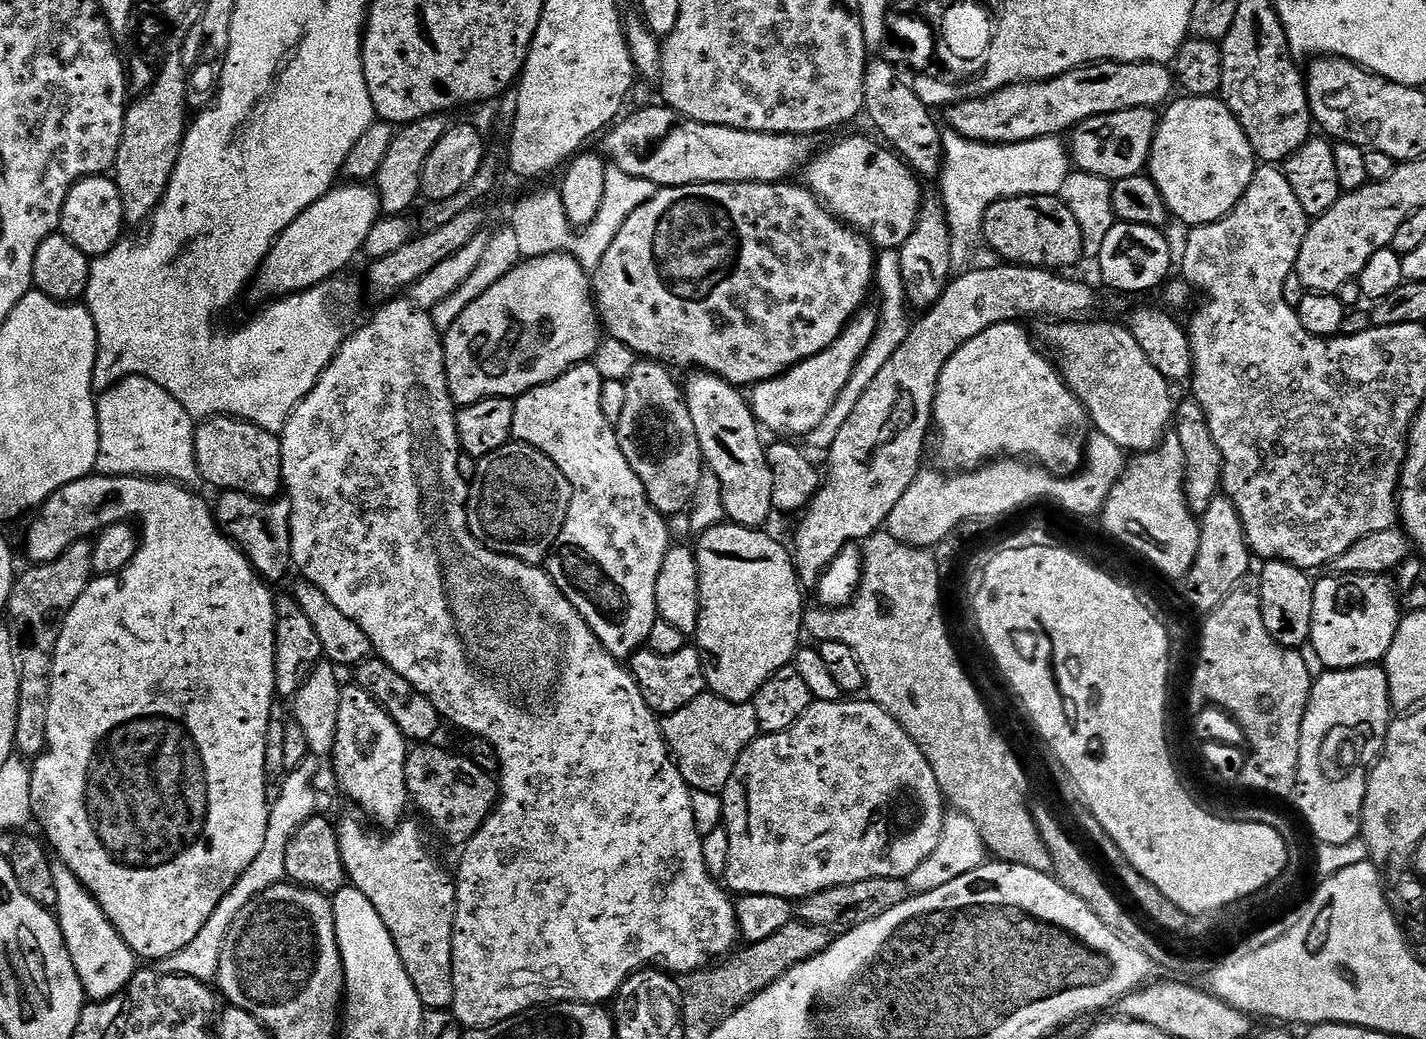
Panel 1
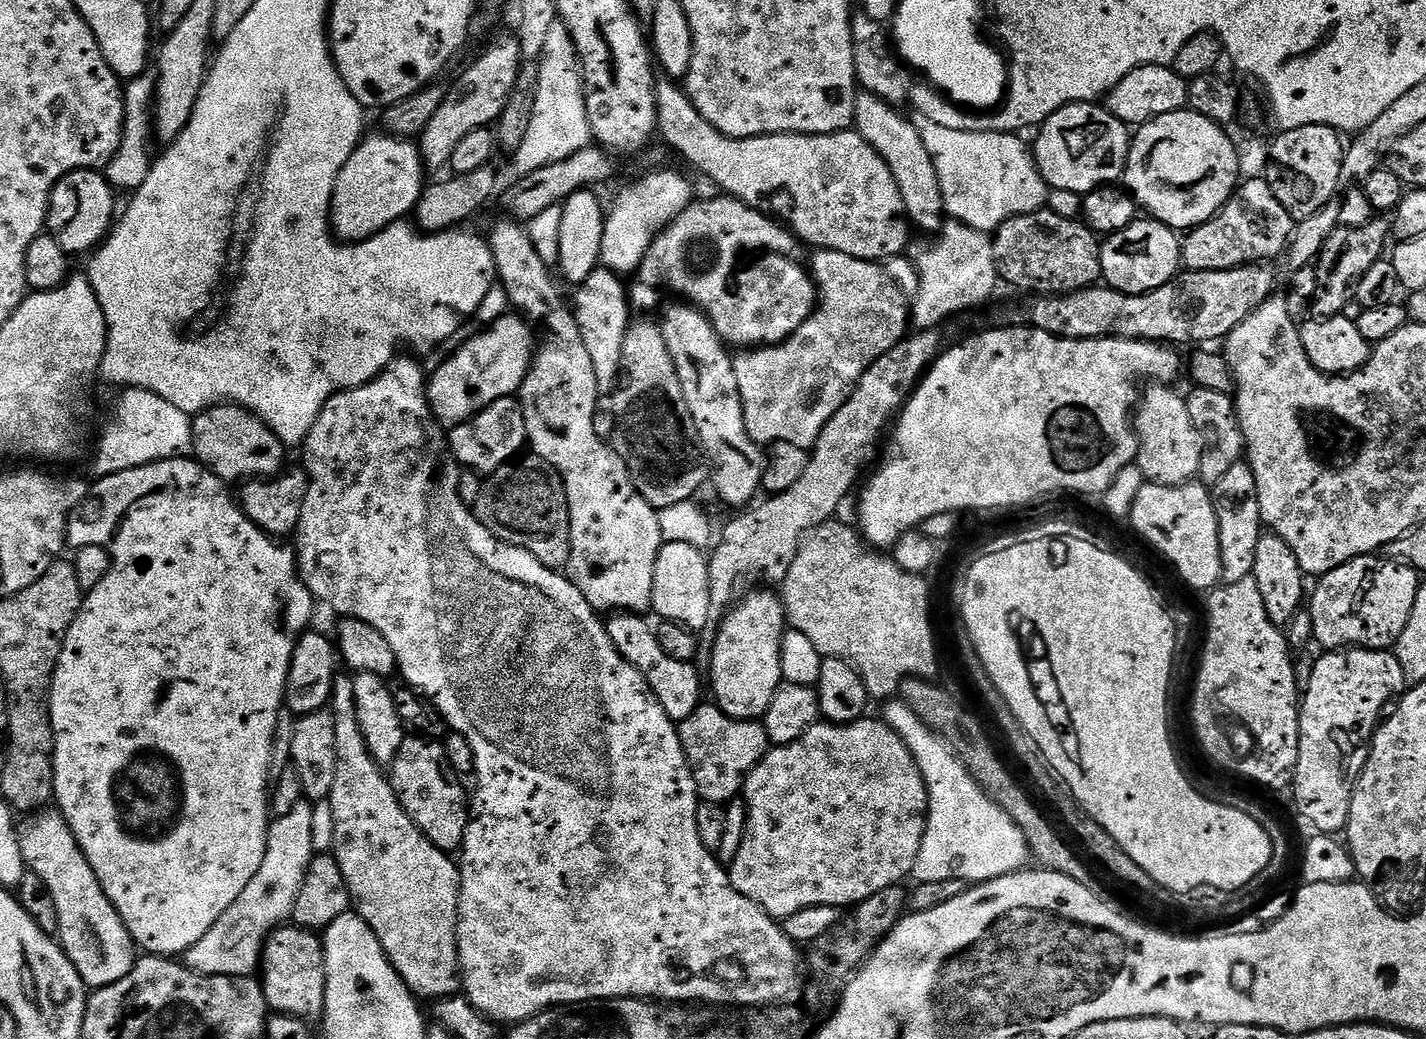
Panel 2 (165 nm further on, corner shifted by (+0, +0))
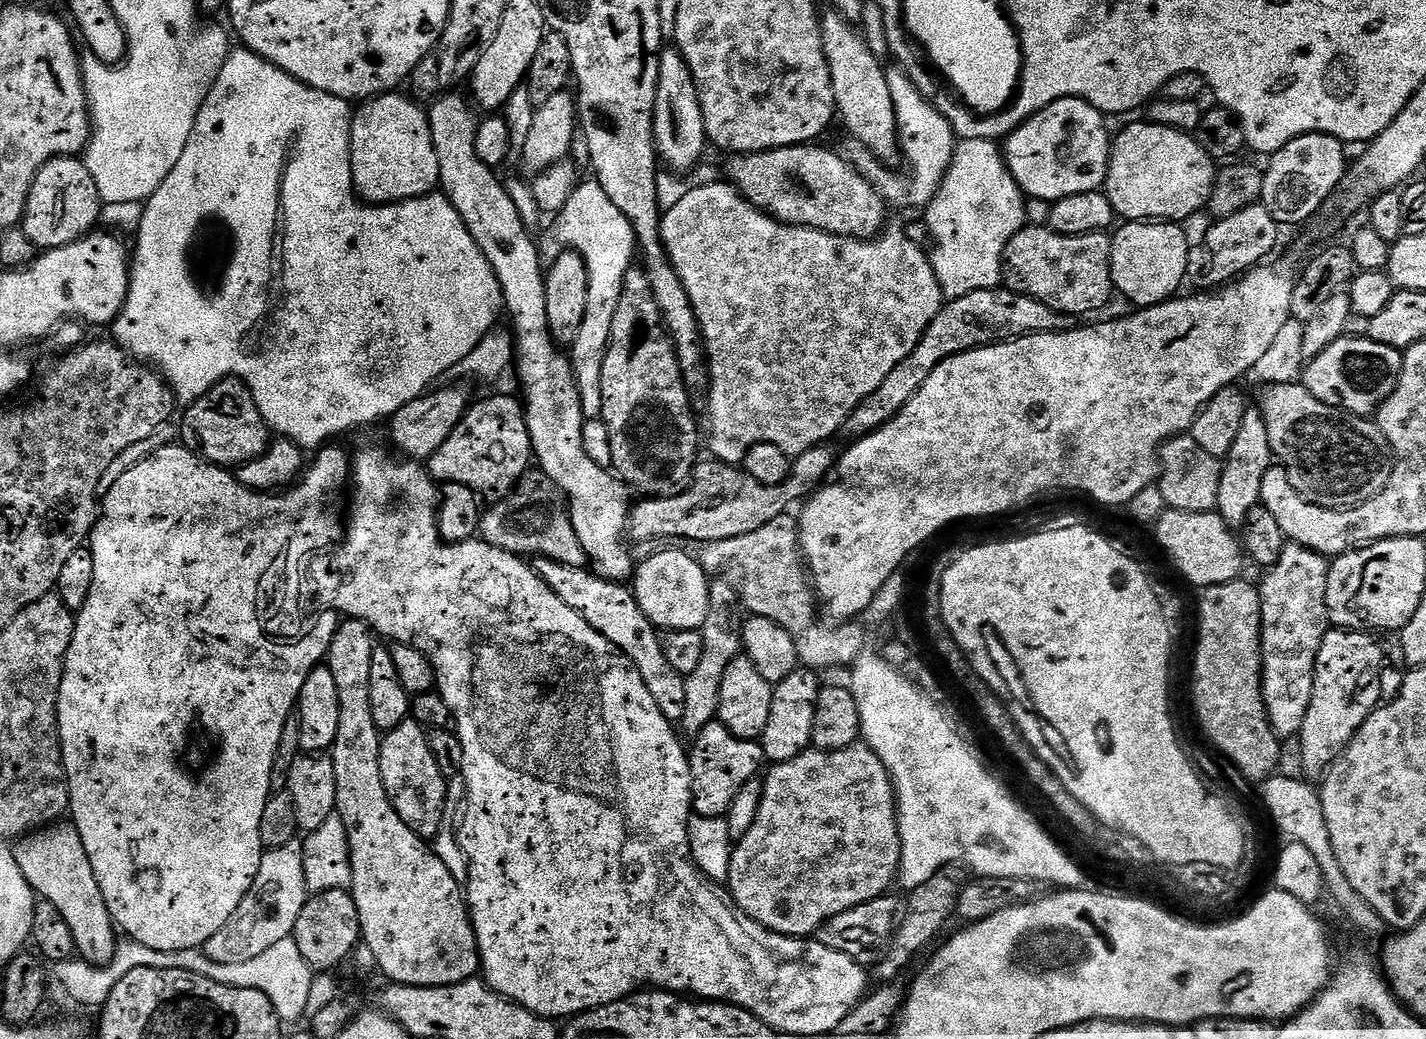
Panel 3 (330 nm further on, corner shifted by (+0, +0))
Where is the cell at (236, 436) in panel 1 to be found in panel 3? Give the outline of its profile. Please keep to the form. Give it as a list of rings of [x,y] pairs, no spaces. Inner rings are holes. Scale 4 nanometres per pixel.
[[[219,380],[201,400],[183,409],[184,421],[180,436],[187,447],[198,450],[210,464],[225,470],[235,470],[240,465],[264,455],[270,443],[270,429],[254,402],[251,390],[242,380]]]

